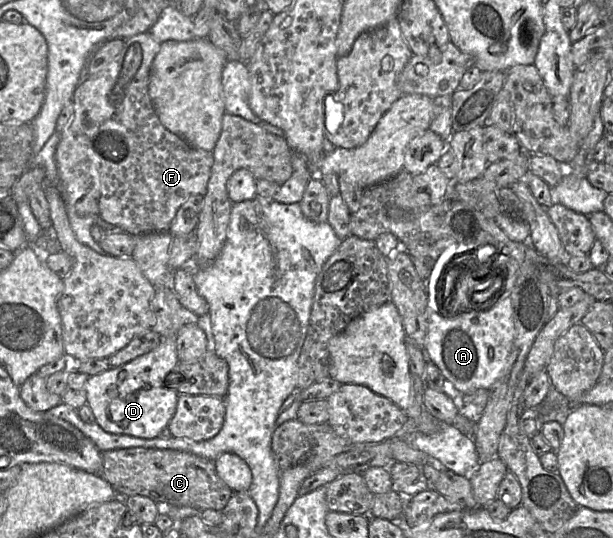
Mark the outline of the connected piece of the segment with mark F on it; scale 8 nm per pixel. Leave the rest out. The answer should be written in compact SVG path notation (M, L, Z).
M150 31L134 35L105 70L78 85L72 99L74 115L61 133L55 152L66 209L72 206L81 216L98 215L130 235L169 231L181 205L192 195L205 195L214 163L212 151L193 148L167 130L156 114L149 96L149 78L160 46Z

